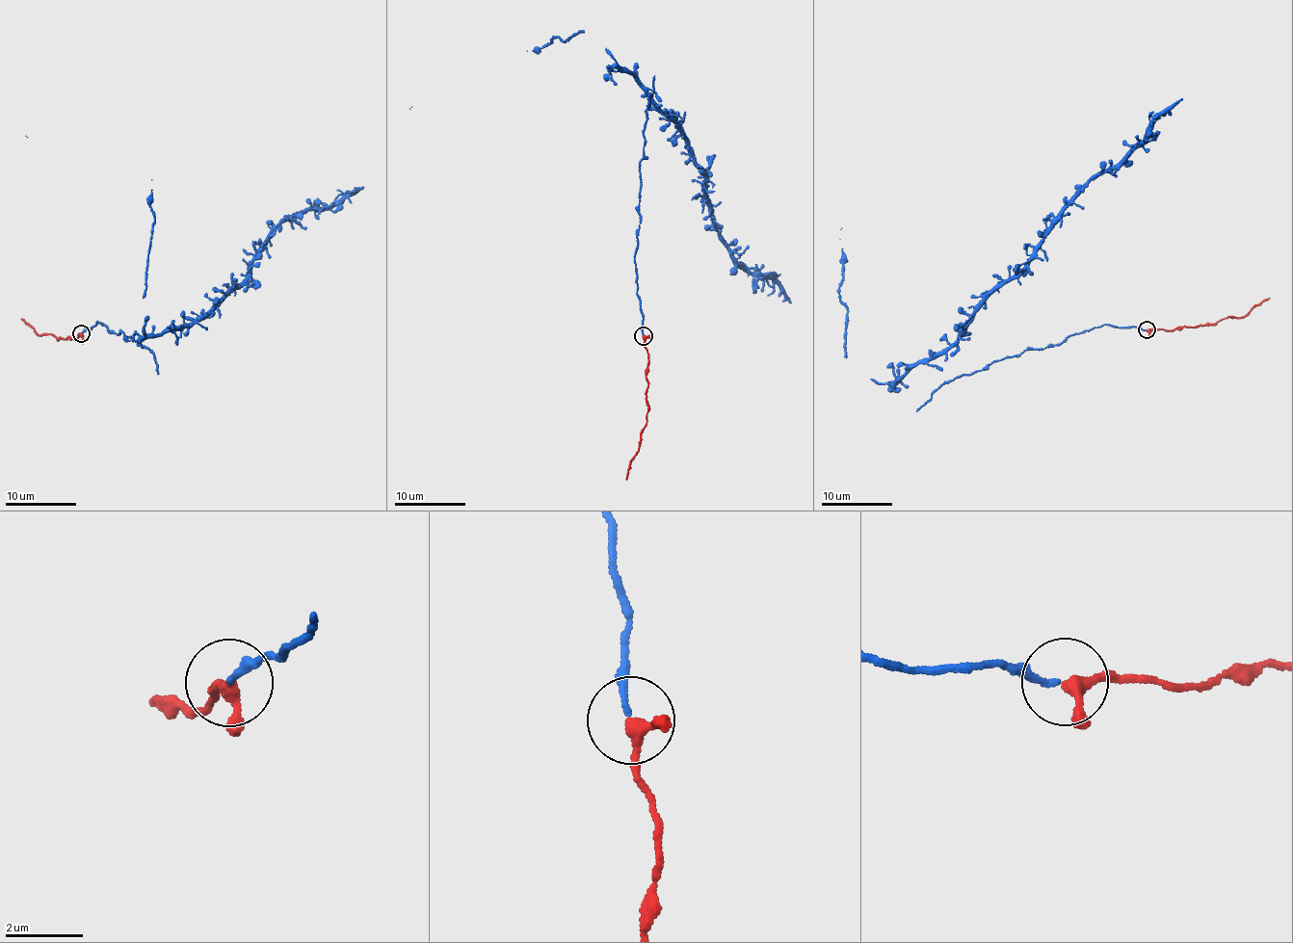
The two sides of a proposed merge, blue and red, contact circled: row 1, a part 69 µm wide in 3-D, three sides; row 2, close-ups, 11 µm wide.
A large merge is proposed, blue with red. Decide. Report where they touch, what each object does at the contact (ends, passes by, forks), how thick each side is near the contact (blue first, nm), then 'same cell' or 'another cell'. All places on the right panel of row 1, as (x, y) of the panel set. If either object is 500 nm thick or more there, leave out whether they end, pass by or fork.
at (1147, 329); blue ends there; red passes by; 150 nm thick on the blue side, 240 nm on the other; same cell

